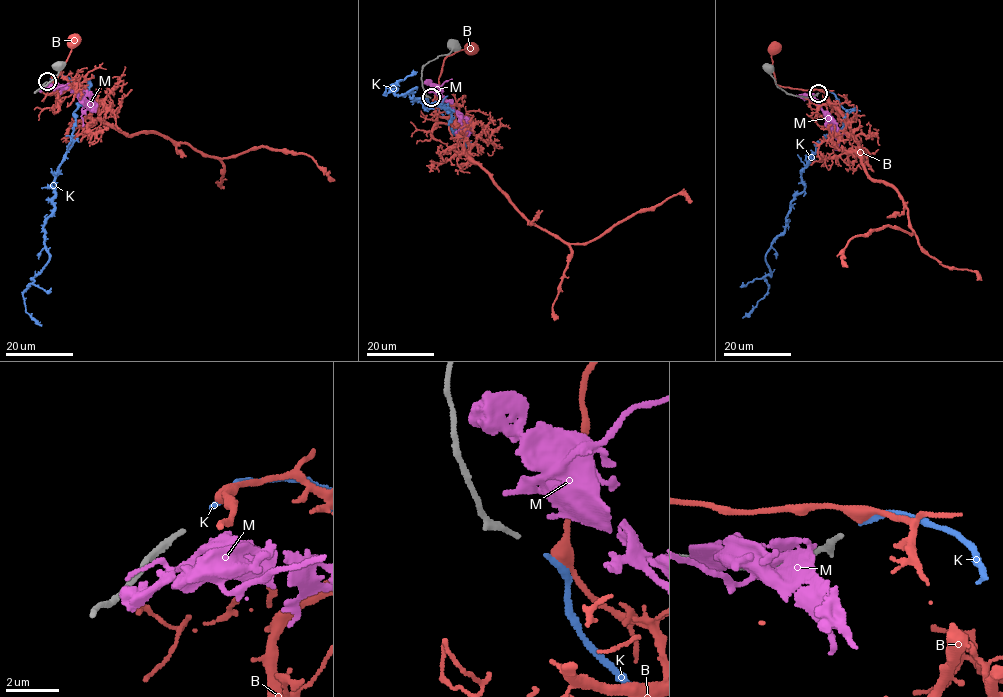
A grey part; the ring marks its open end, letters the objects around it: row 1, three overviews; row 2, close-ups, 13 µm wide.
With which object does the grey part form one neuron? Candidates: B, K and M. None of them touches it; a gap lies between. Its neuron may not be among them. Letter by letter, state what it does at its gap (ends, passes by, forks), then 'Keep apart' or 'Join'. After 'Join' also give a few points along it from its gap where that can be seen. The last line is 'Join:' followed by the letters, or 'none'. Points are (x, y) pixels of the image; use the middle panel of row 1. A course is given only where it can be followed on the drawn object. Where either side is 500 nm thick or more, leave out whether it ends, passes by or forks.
B: It passes by. Keep apart
K: It ends there. Join. Its course: (433, 100), (465, 139), (449, 126), (447, 107), (411, 98), (416, 87), (383, 95), (402, 79)
M: It ends there. Keep apart
Join: K

